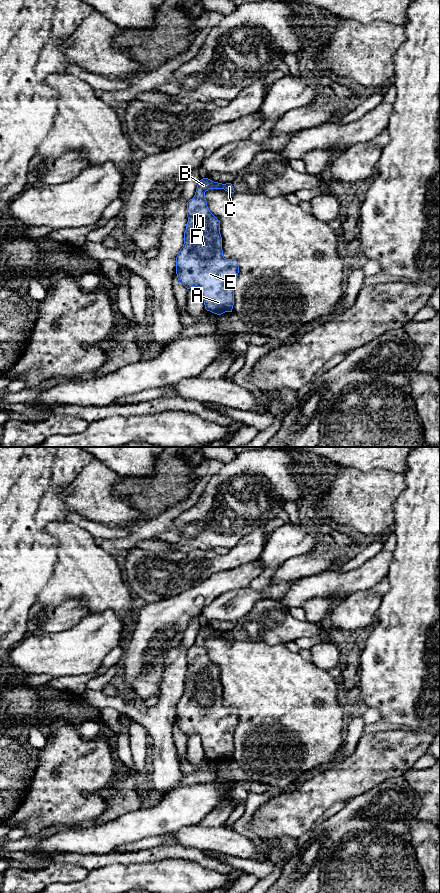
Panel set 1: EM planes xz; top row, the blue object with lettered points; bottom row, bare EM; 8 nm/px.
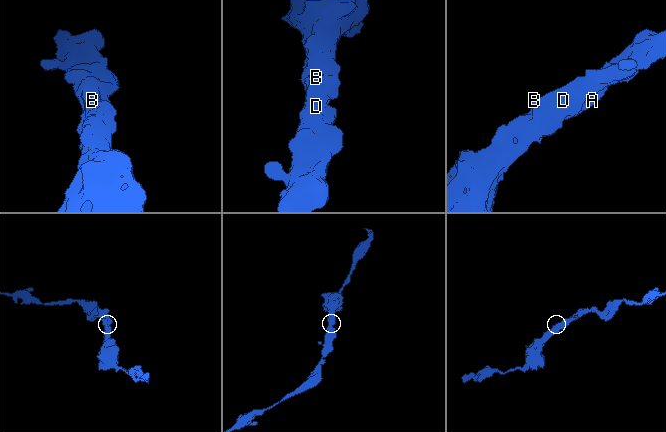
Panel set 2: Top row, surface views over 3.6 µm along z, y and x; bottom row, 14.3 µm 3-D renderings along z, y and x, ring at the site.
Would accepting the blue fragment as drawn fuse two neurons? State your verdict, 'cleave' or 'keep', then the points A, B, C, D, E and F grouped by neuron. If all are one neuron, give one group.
keep | A B C D E F

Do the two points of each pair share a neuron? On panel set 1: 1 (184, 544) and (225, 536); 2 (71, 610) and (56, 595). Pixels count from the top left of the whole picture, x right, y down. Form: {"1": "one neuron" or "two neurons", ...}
{"1": "one neuron", "2": "two neurons"}

